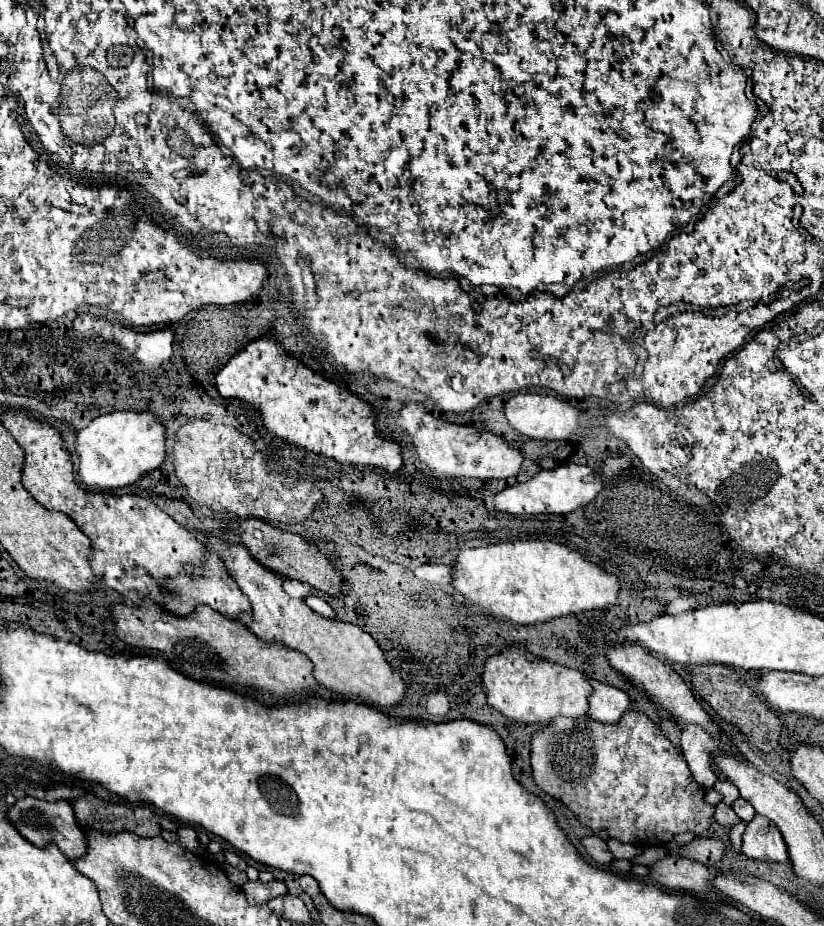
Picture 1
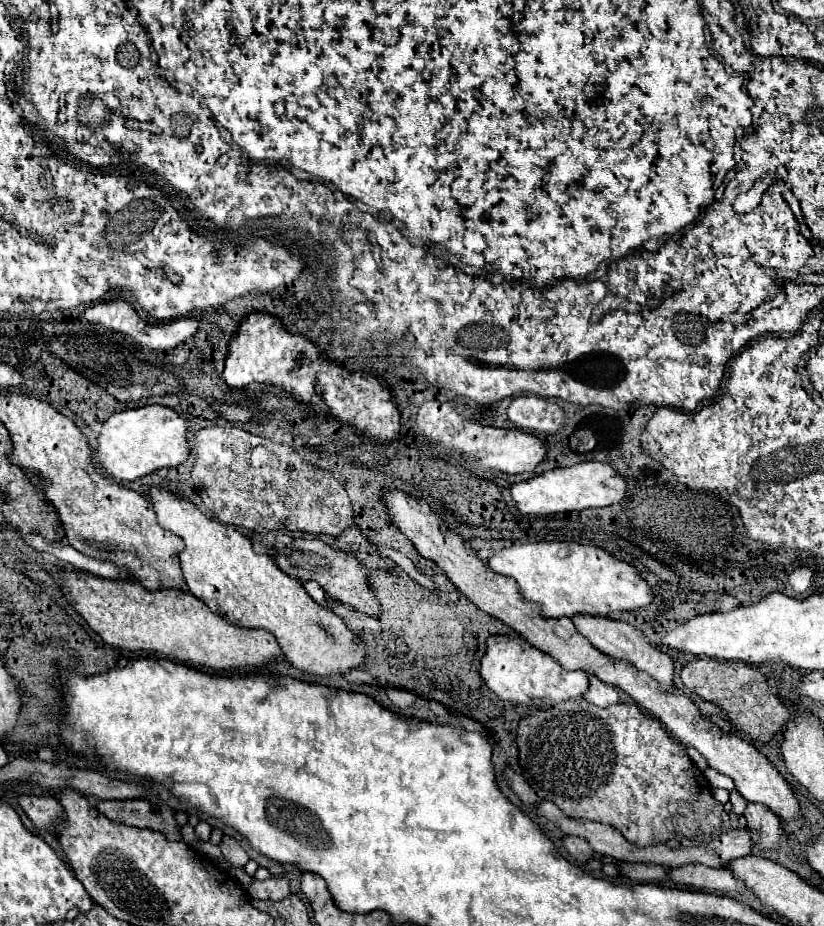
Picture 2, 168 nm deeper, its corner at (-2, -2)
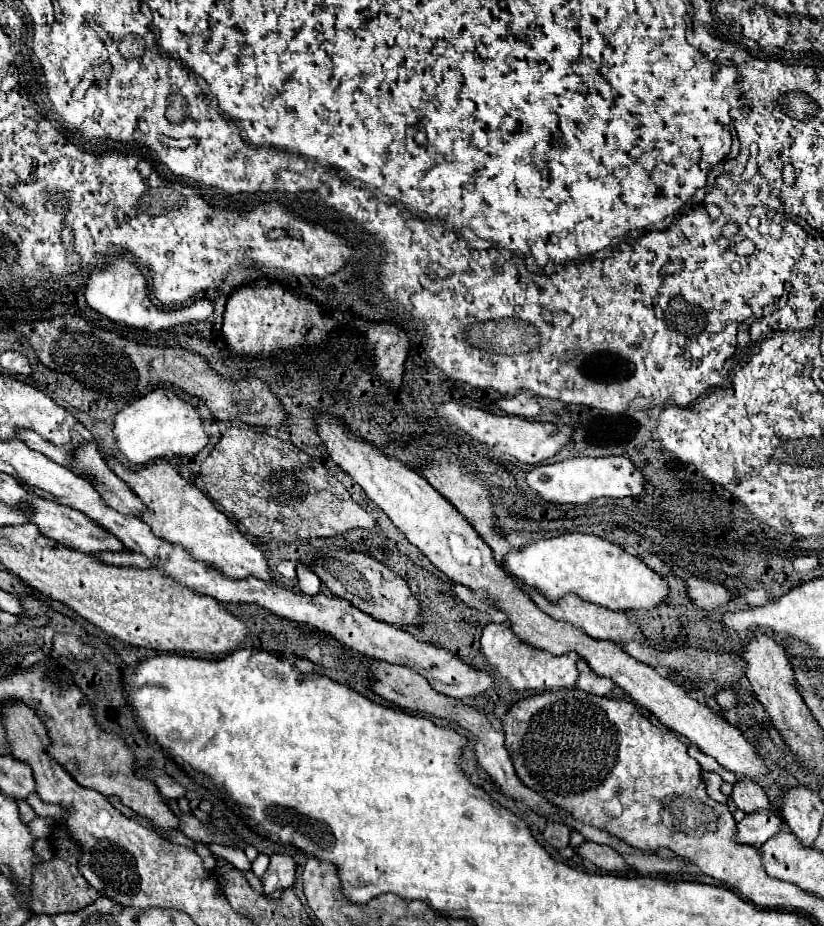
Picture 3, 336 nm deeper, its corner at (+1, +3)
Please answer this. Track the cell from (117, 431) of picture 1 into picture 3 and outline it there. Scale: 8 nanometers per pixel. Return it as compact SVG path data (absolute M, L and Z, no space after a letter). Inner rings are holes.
M156 388L134 404L122 408L114 416L112 424L114 442L118 452L132 466L144 466L158 458L174 458L174 456L194 456L206 444L206 432L202 430L202 420L196 408L184 402L174 390Z

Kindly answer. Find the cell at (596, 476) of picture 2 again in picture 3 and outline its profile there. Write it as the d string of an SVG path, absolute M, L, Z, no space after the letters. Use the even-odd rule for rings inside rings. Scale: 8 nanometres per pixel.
M626 456L570 458L556 464L540 464L526 474L528 488L542 500L554 504L586 504L596 498L624 498L642 492L644 476Z

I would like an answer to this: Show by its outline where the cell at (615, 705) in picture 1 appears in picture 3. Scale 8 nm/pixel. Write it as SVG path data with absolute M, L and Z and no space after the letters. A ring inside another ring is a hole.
M578 660L578 672L580 672L580 678L576 682L578 690L592 692L592 694L598 694L598 696L608 696L610 694L612 686L614 686L612 680L606 680L606 678L600 678L598 674L594 674L584 660Z

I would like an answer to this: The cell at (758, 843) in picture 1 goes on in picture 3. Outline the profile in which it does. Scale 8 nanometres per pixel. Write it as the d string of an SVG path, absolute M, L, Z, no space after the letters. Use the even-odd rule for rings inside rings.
M740 780L734 784L732 792L734 804L744 810L744 812L754 812L754 810L766 810L770 808L766 792L752 780Z

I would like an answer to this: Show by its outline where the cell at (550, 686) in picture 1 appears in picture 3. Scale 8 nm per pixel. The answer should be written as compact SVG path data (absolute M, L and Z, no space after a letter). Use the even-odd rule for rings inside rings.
M488 624L482 630L482 654L488 662L488 666L494 666L492 670L504 678L512 690L554 690L554 688L570 688L578 680L578 668L576 660L578 654L562 654L562 656L552 656L550 652L532 648L524 642L520 642L514 632L510 630L510 624Z

